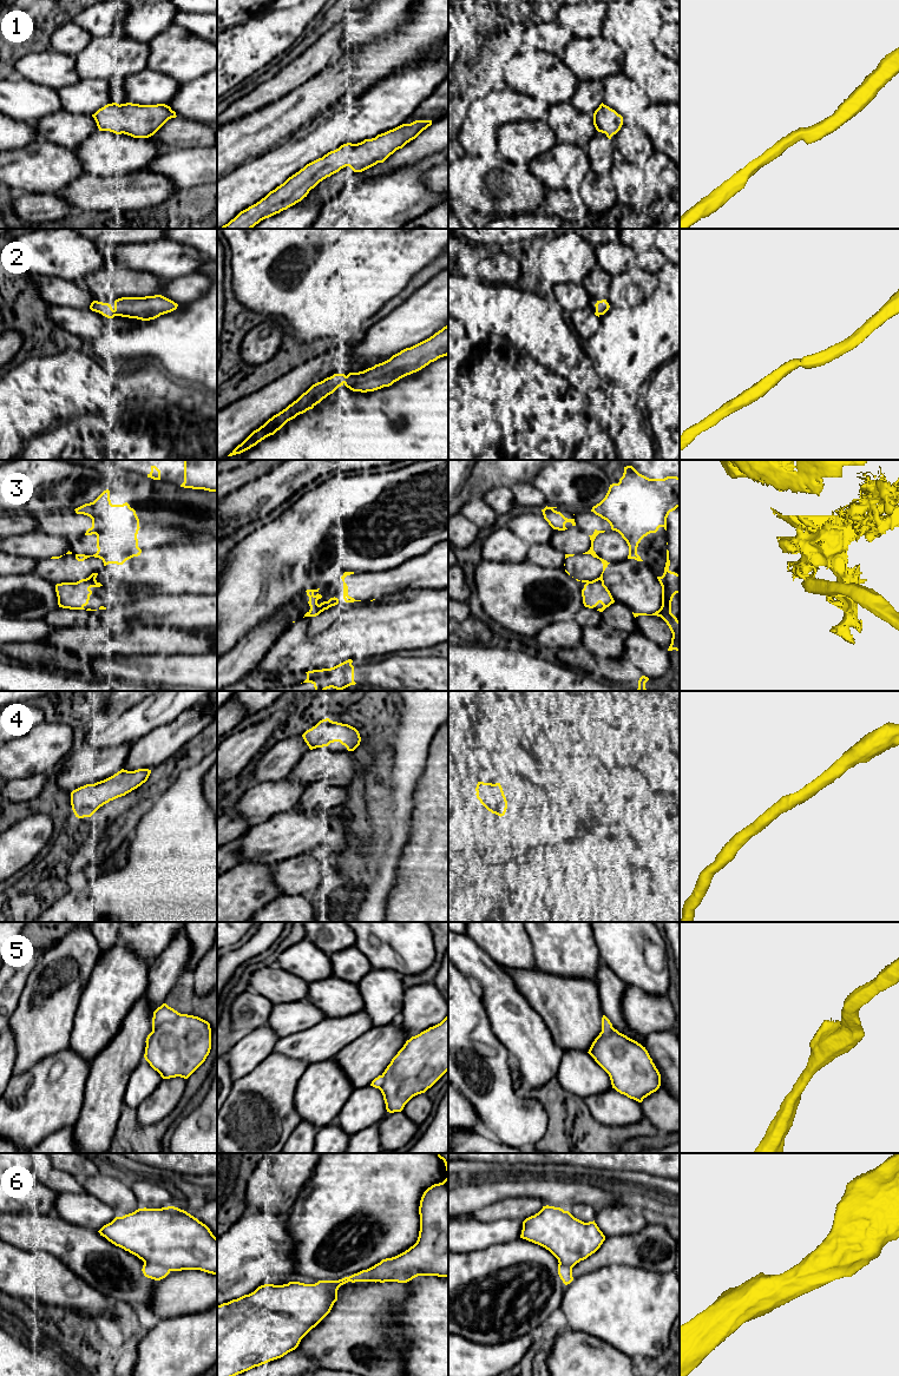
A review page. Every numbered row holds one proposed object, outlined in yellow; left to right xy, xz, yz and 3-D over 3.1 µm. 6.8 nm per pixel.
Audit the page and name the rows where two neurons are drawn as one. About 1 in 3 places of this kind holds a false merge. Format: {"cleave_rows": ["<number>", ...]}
{"cleave_rows": ["3"]}

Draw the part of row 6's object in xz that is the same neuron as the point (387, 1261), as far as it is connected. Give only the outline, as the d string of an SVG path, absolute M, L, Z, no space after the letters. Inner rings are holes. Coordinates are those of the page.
M448 1177L424 1192L419 1214L416 1243L367 1270L315 1284L264 1284L249 1295L217 1305L217 1376L236 1376L295 1350L301 1339L330 1312L337 1301L339 1288L348 1282L407 1283L418 1276L448 1277Z

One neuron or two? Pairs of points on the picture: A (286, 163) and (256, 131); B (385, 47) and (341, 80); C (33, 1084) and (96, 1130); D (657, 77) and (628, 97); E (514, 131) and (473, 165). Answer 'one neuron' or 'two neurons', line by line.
A: two neurons
B: one neuron
C: two neurons
D: two neurons
E: two neurons

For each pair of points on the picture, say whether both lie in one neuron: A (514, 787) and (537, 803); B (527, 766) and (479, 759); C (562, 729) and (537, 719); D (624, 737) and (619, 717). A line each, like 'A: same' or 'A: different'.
A: same
B: different
C: different
D: different

